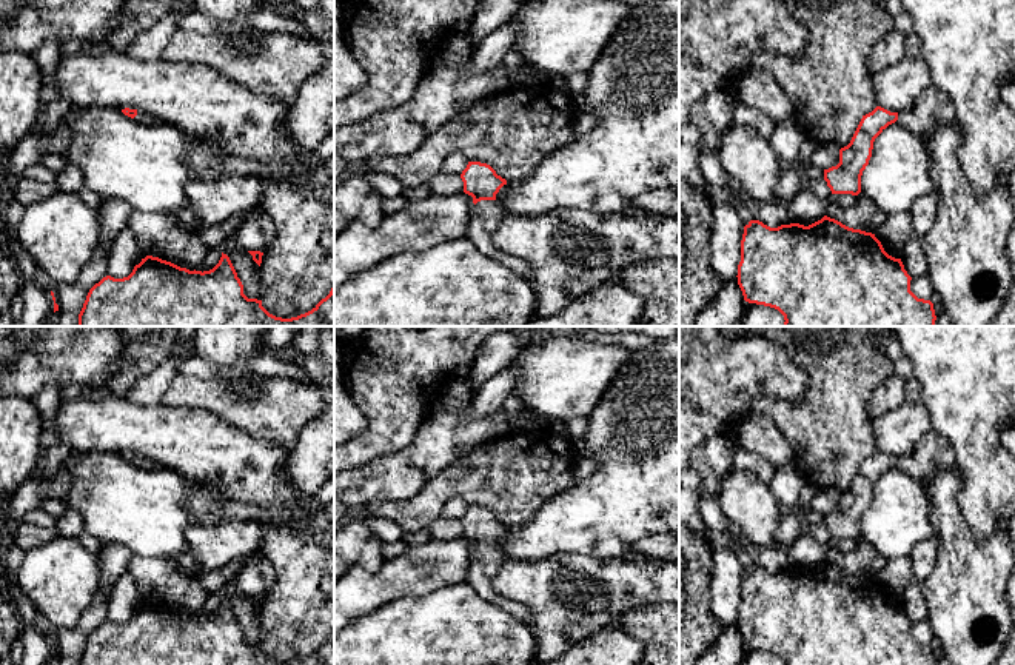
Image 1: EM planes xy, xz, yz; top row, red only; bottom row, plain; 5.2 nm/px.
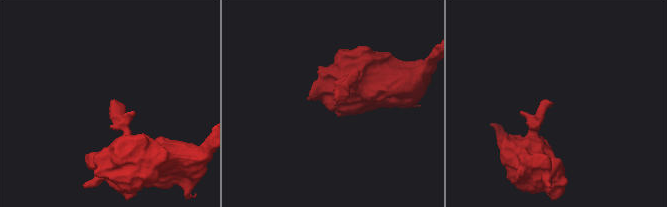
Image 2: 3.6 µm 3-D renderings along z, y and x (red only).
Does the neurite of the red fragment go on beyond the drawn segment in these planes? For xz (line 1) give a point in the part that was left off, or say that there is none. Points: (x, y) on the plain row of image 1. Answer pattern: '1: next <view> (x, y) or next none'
1: next xz (489, 559)

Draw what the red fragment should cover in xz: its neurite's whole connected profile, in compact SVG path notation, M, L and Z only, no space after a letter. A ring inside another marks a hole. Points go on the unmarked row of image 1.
M468 506L461 523L464 537L473 542L476 554L470 563L467 582L482 599L508 611L531 630L533 617L528 608L499 596L491 582L507 560L505 554L496 546L496 539L507 530L507 525L497 520L490 510L481 506Z

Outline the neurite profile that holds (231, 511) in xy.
M225 502L222 506L222 519L220 523L233 522L233 520L248 520L256 517L276 517L279 520L285 520L291 516L291 510L286 506L274 508L274 506L253 506L240 502Z

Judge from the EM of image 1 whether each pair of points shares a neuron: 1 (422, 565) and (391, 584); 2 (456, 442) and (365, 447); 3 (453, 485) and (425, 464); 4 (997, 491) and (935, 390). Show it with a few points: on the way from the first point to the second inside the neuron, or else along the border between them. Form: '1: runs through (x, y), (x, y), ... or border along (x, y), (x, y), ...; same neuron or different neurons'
1: runs through (415, 573), (399, 578); same neuron
2: border along (427, 414), (408, 445), (375, 459); different neurons
3: border along (468, 451), (438, 471), (412, 496); different neurons
4: runs through (986, 467), (977, 439), (960, 414); same neuron

